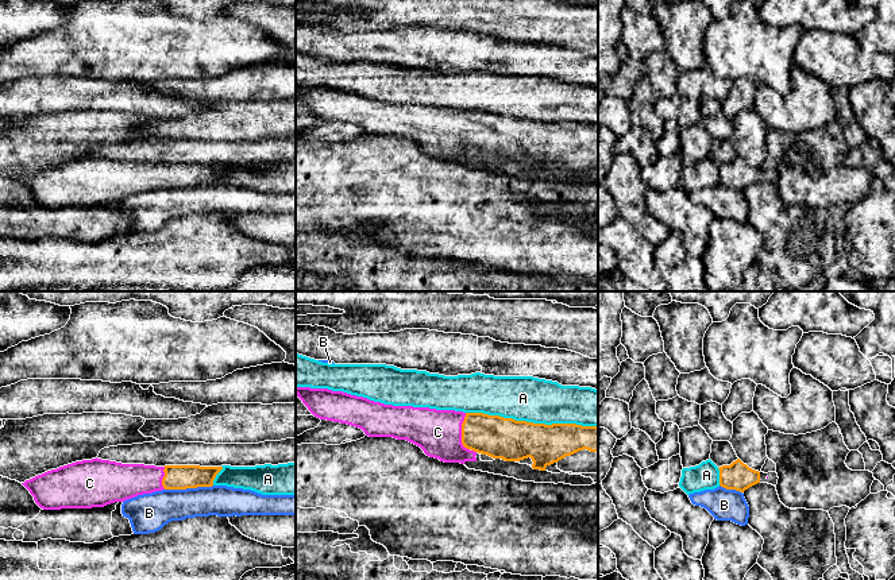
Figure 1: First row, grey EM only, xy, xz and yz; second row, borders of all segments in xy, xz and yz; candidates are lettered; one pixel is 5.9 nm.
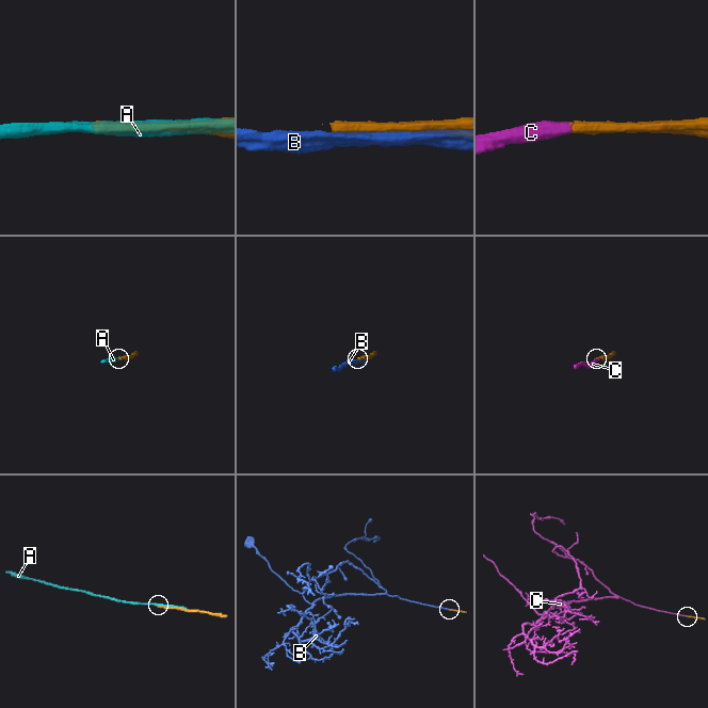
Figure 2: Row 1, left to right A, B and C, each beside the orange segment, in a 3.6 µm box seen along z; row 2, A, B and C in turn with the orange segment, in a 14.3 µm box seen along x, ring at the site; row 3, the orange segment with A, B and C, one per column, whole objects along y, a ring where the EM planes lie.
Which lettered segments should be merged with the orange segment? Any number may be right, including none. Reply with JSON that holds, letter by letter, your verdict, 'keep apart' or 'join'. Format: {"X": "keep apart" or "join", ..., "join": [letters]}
{"A": "keep apart", "B": "keep apart", "C": "join", "join": ["C"]}

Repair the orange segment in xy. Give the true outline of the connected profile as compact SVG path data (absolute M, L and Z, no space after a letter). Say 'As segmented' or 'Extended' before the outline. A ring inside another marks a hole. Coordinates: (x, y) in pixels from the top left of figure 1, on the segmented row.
Extended. M92 459L22 483L43 510L104 507L162 490L212 487L223 467L121 464Z

